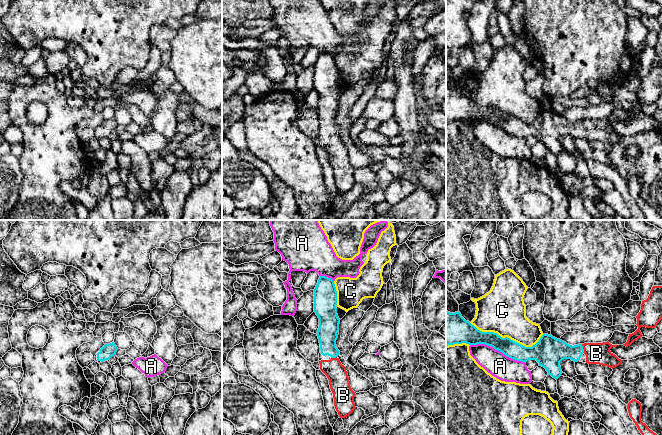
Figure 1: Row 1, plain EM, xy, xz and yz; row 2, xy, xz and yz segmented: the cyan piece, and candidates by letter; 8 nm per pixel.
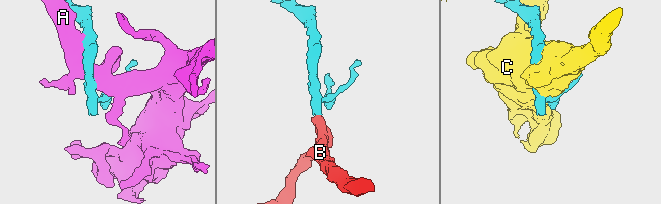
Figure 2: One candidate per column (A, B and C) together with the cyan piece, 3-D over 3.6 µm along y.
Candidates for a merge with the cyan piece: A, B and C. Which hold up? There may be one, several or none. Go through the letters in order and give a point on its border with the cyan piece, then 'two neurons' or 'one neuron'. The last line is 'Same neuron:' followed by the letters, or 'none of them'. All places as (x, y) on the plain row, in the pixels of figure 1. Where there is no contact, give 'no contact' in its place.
A: yz (498, 126) | two neurons
B: yz (582, 124) | one neuron
C: yz (507, 113) | two neurons
Same neuron: B

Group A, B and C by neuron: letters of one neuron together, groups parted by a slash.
A / B / C

